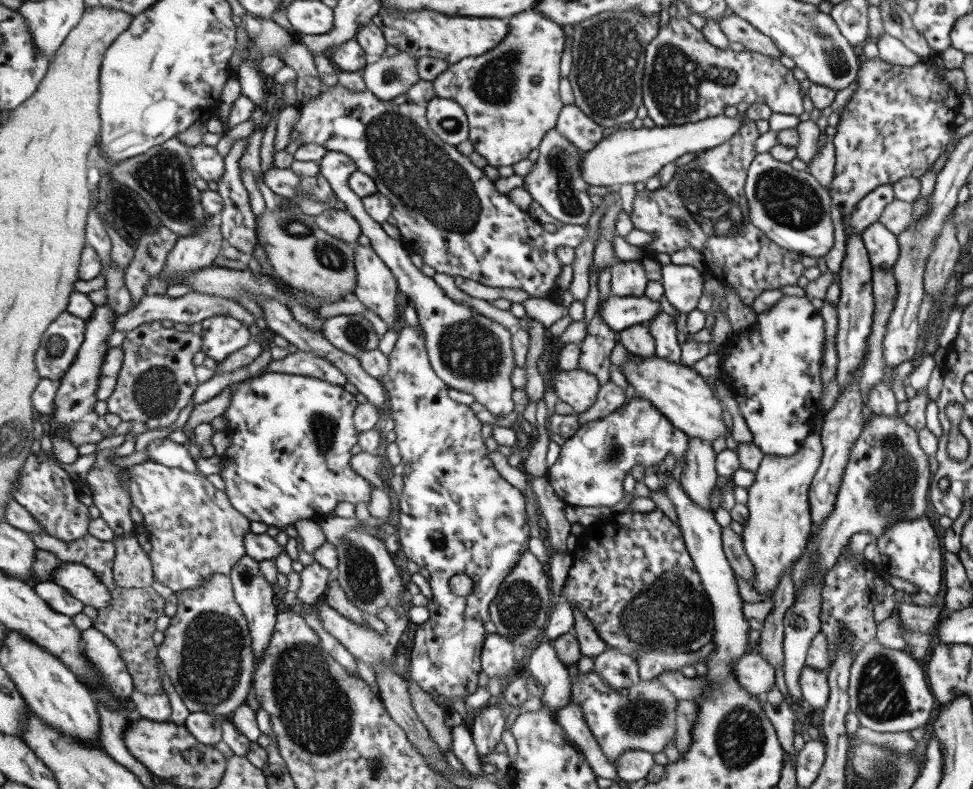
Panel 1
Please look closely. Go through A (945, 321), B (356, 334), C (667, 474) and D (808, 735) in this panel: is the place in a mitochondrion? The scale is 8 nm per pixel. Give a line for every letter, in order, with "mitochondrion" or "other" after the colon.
A: other
B: mitochondrion
C: other
D: other

